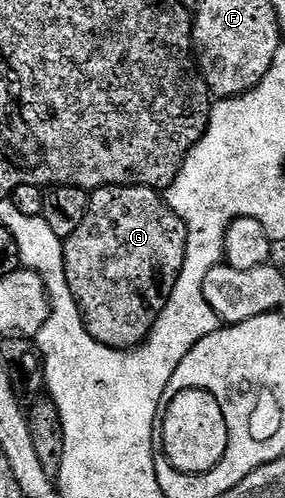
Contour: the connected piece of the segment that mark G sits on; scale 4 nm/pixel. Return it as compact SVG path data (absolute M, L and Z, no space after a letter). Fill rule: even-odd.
M105 186L90 194L88 212L84 212L84 221L72 236L68 236L62 243L64 248L64 268L68 276L68 288L72 288L72 296L75 297L76 304L83 316L83 324L87 332L91 334L100 344L107 345L113 350L131 350L141 345L149 333L152 332L153 325L156 324L165 302L171 296L175 281L179 278L179 272L183 268L184 256L187 248L187 226L167 205L165 197L155 188L148 186Z

